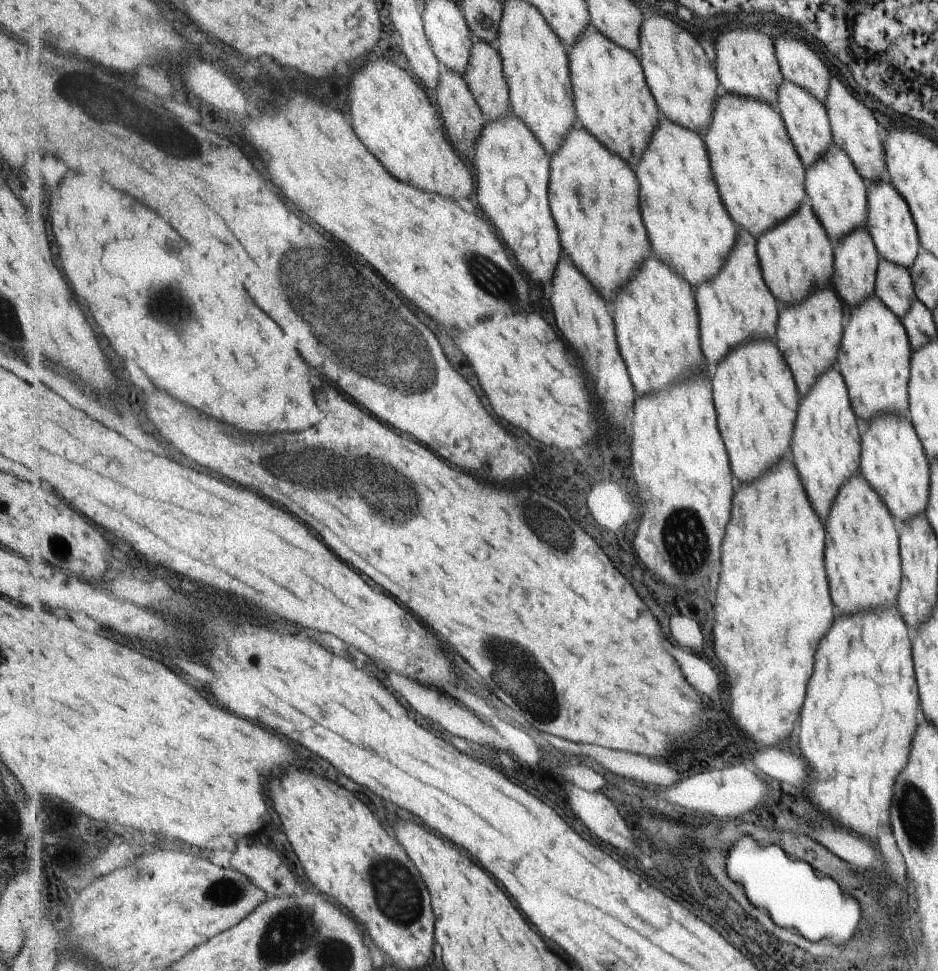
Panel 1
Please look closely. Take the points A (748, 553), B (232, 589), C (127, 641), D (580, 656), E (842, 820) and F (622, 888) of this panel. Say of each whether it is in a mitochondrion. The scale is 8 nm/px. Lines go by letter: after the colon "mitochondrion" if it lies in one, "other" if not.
A: other
B: mitochondrion
C: other
D: other
E: other
F: other

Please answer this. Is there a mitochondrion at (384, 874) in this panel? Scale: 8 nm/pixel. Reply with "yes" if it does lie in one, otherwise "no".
yes

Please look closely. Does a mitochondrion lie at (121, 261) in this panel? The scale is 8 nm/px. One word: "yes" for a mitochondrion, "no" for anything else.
no

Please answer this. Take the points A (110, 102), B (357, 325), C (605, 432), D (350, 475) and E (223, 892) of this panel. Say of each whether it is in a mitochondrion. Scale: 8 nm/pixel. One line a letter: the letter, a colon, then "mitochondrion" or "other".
A: mitochondrion
B: mitochondrion
C: other
D: mitochondrion
E: mitochondrion

